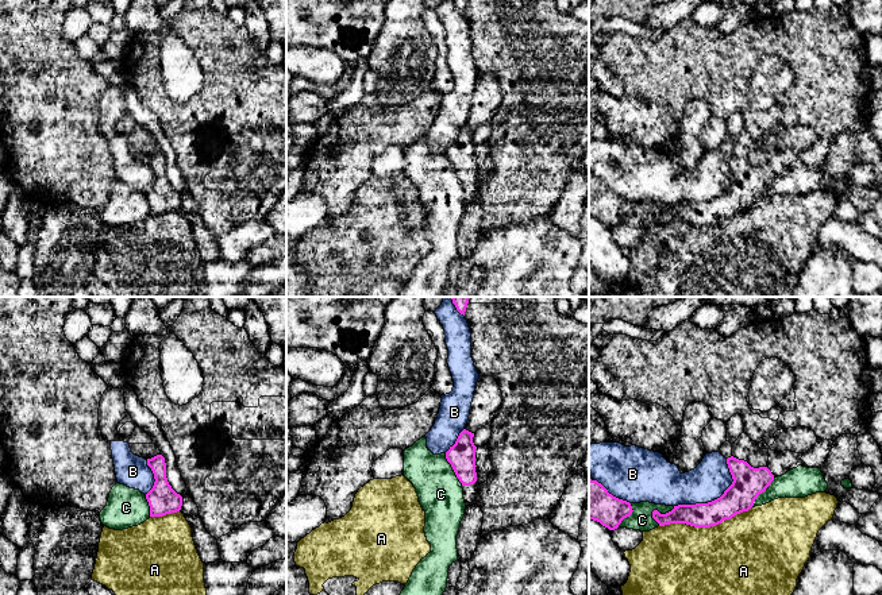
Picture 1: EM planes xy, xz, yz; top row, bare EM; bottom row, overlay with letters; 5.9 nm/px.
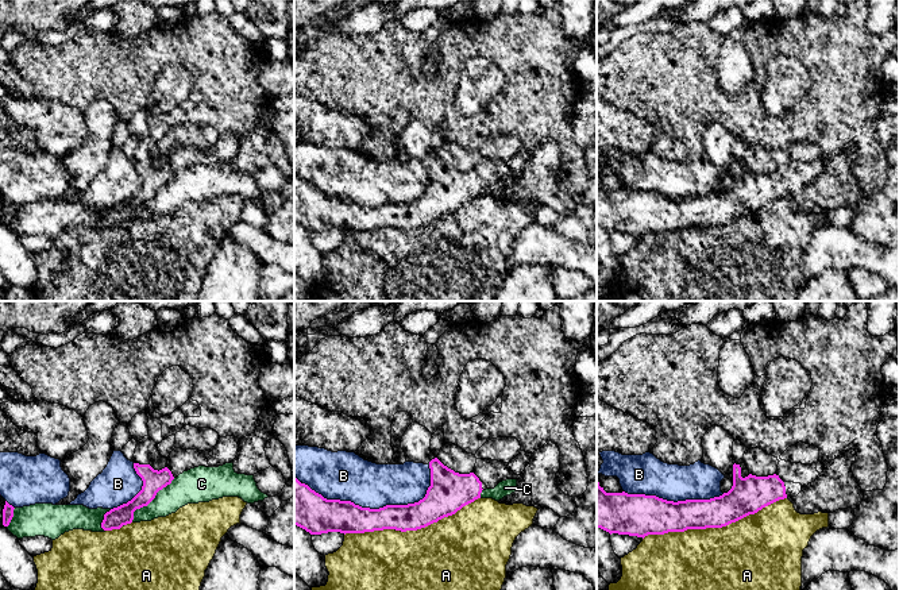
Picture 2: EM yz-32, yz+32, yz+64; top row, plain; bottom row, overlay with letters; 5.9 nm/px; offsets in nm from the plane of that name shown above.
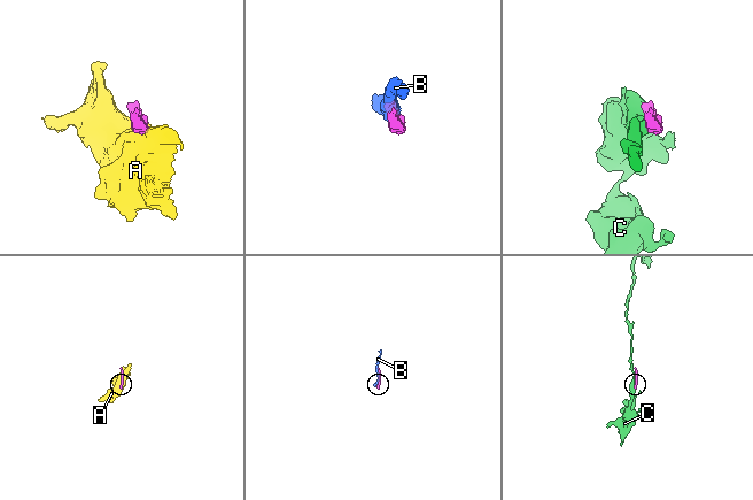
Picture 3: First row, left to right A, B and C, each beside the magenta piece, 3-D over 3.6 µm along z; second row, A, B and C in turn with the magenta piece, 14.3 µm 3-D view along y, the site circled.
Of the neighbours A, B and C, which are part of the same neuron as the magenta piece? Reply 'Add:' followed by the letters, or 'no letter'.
Add: no letter

